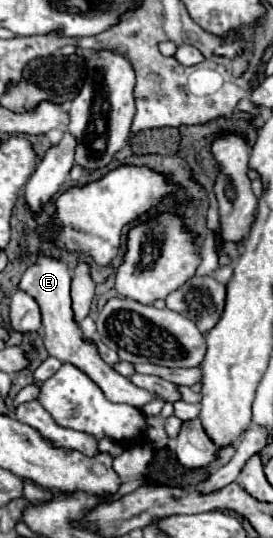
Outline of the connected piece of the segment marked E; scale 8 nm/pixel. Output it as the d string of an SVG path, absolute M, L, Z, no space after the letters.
M41 253L37 257L37 261L27 267L25 275L21 277L21 283L19 287L23 291L27 291L41 307L41 313L43 313L43 343L45 343L45 349L51 357L57 357L59 361L63 363L71 363L75 367L79 367L81 371L85 371L99 387L101 391L105 393L105 397L113 403L127 403L131 407L137 407L137 409L143 409L149 401L153 399L159 399L157 393L151 393L151 391L145 391L145 389L139 389L135 387L127 377L119 375L111 365L107 365L99 353L97 353L97 347L91 343L91 341L83 341L81 339L81 329L79 329L79 323L75 323L73 319L73 309L71 309L71 297L69 297L69 289L71 289L71 273L65 265L65 261L53 253Z

